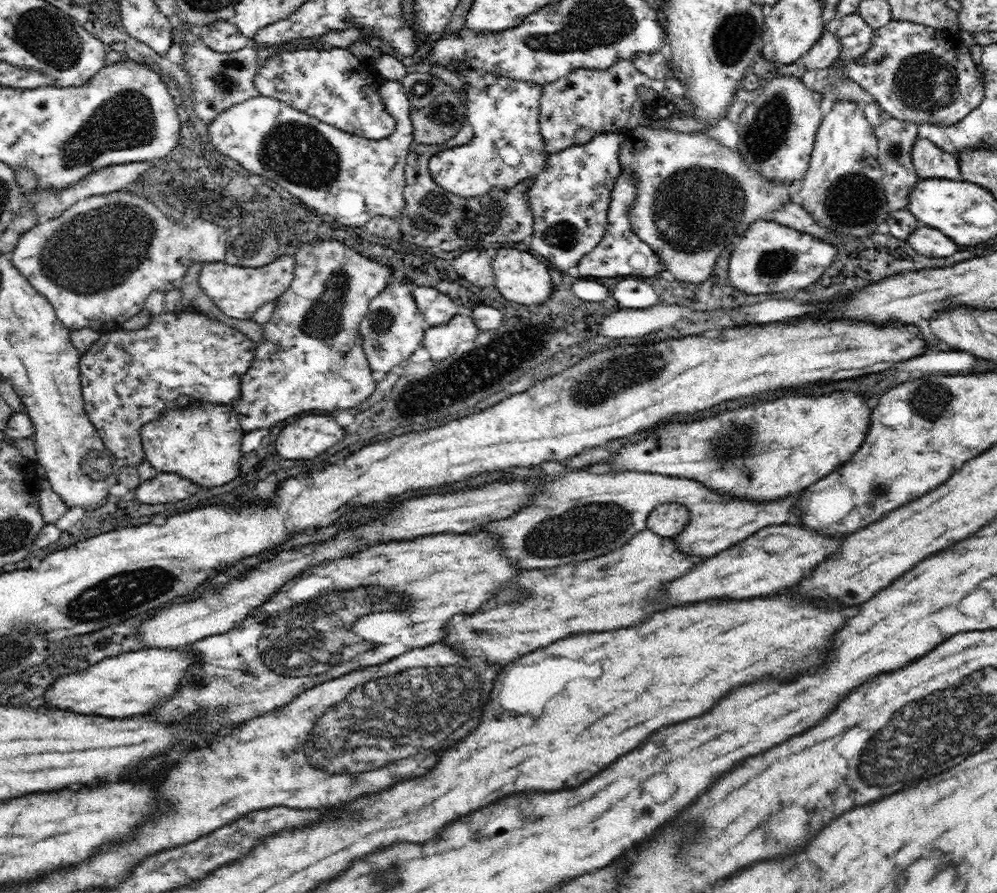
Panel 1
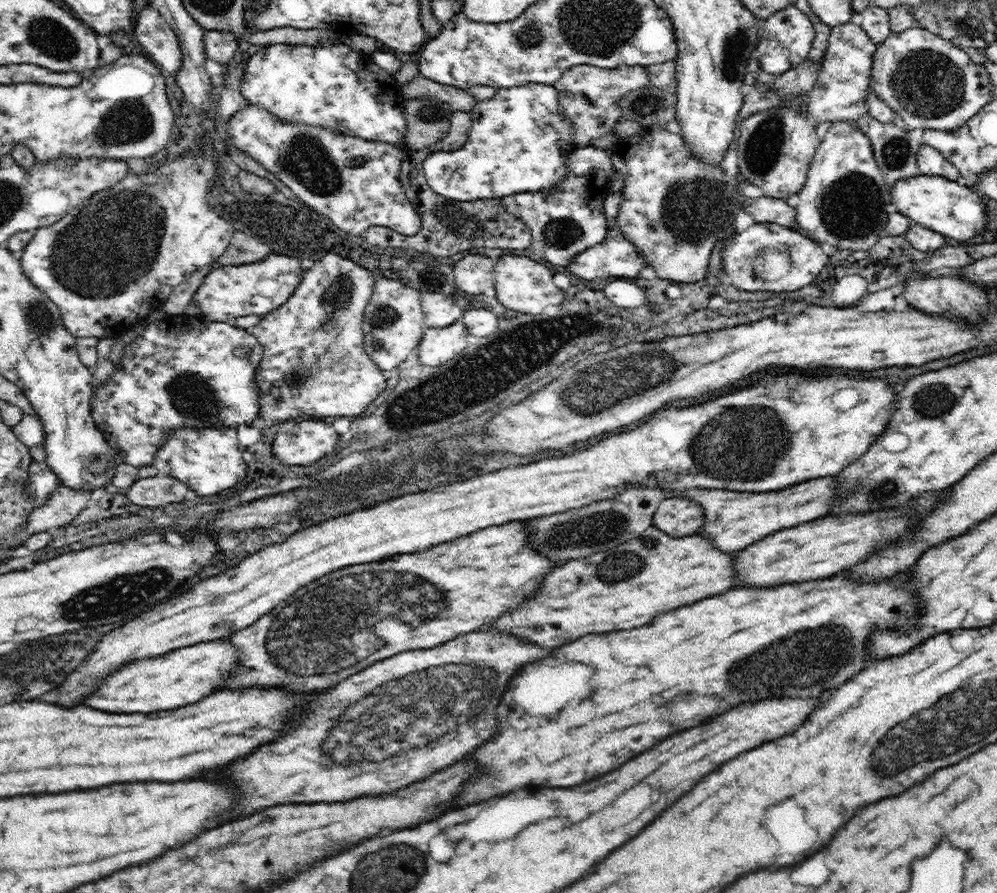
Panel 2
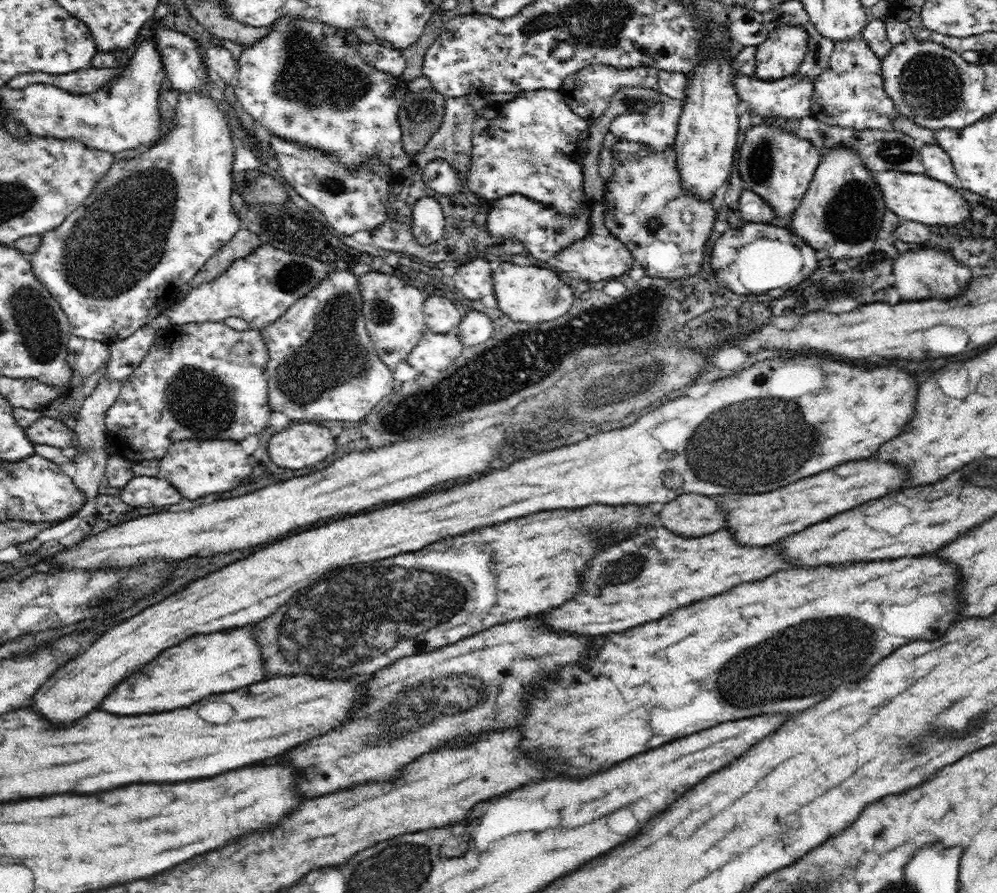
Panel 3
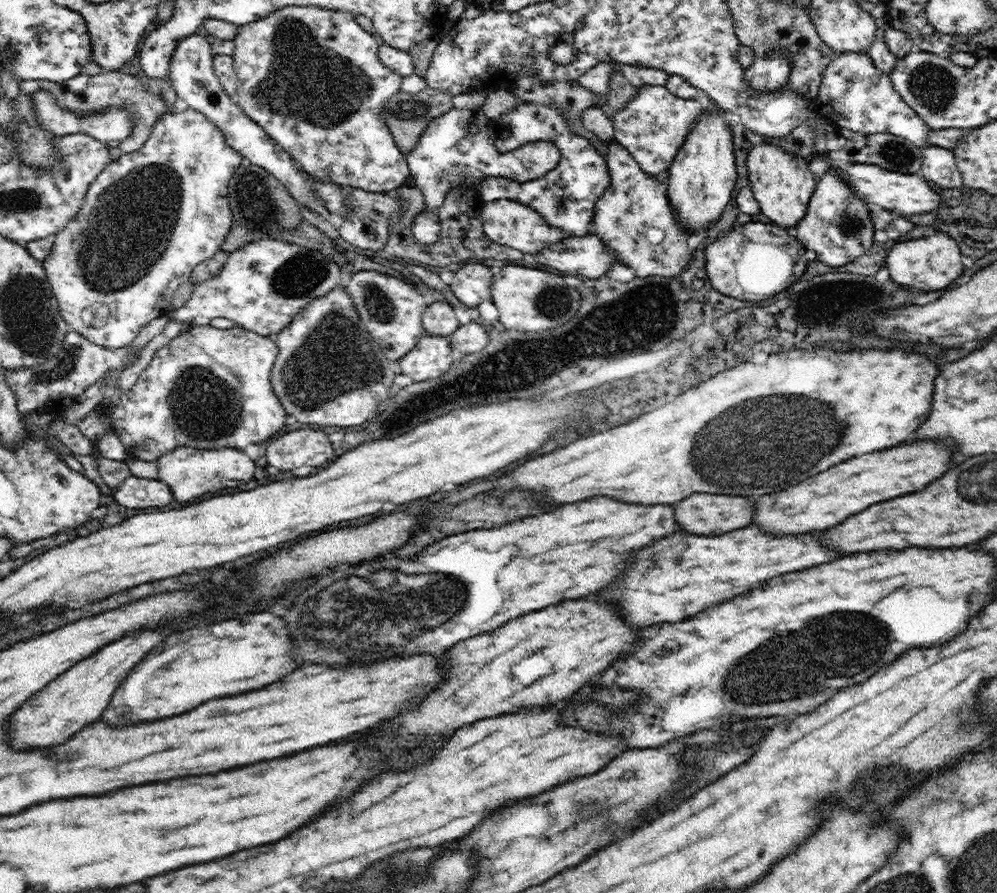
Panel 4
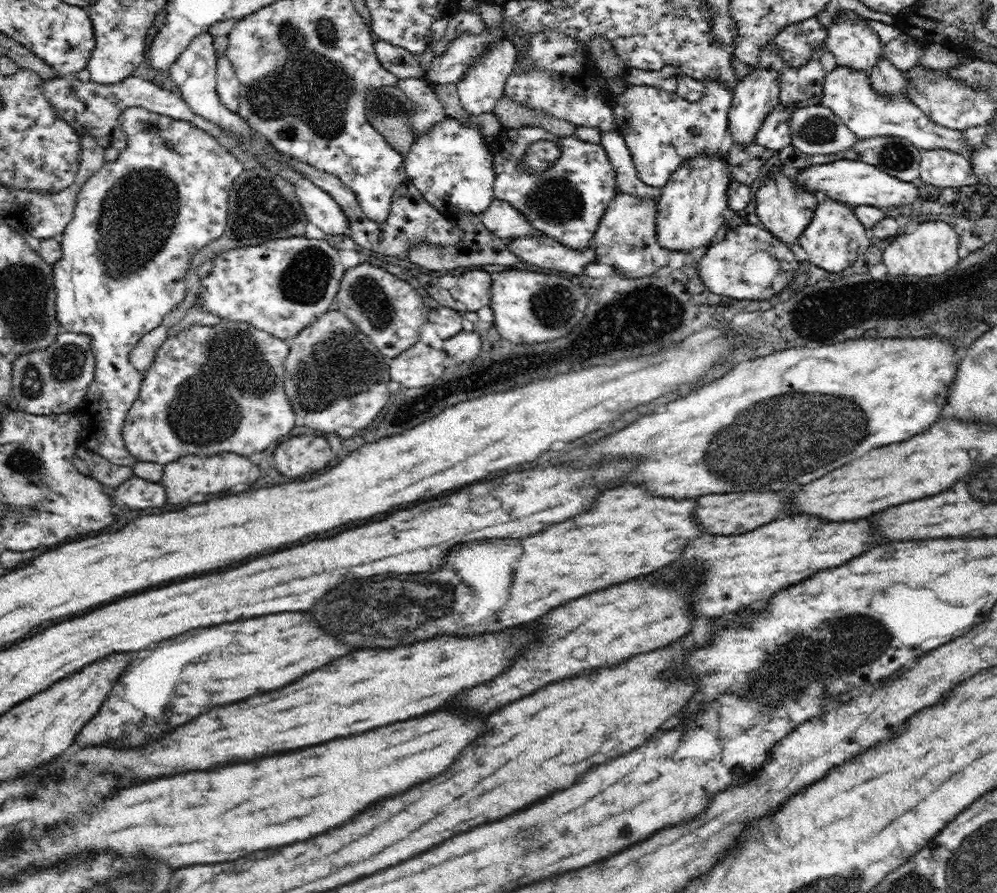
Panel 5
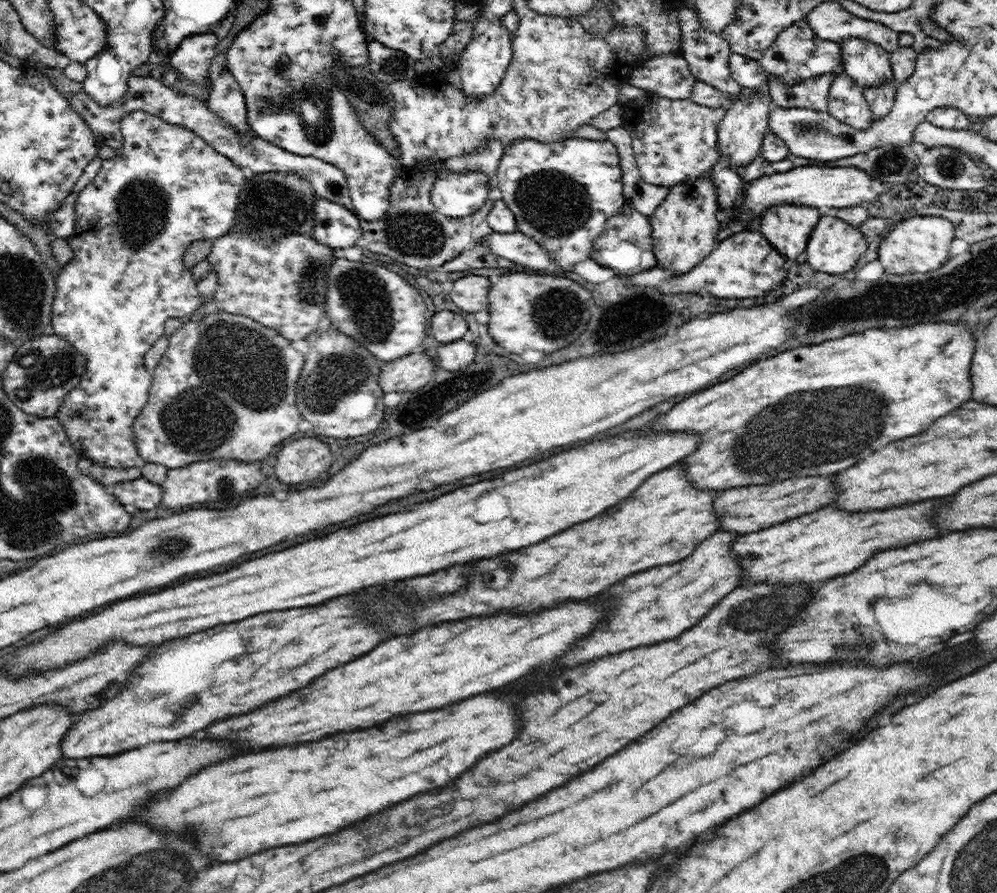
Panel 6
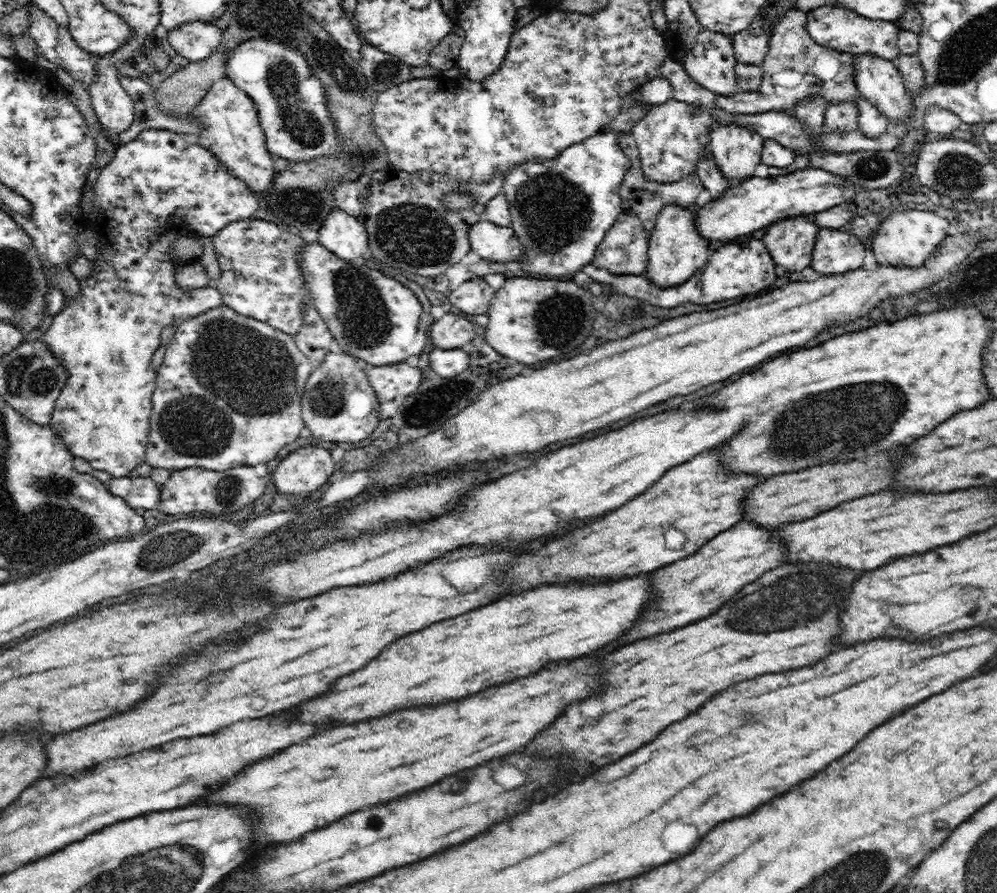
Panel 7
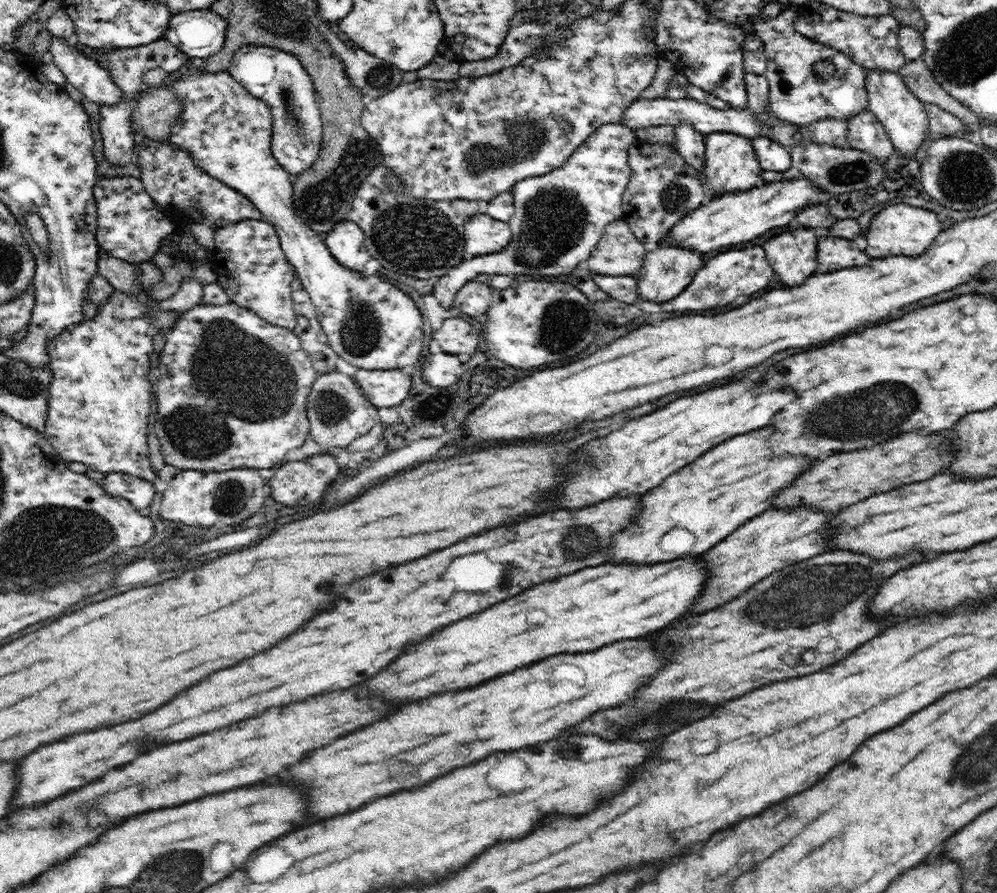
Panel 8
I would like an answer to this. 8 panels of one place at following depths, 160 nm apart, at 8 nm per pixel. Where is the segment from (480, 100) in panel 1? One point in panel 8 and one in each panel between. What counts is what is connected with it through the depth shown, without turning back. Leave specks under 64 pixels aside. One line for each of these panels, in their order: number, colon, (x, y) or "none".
2: (519, 141)
3: (534, 145)
4: (566, 196)
5: (565, 202)
6: (561, 193)
7: (561, 209)
8: (559, 217)

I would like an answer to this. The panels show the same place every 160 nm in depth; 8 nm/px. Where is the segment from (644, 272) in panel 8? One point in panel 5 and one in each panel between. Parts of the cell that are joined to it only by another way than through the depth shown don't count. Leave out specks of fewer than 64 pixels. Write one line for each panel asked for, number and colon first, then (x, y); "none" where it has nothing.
5: (690, 209)
6: (685, 229)
7: (676, 250)

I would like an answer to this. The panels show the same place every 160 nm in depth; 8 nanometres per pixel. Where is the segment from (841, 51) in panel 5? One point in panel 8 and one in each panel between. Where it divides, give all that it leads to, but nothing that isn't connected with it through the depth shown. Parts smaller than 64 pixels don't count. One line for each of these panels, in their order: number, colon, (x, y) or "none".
6: (868, 64)
7: (878, 80)
8: (903, 115)

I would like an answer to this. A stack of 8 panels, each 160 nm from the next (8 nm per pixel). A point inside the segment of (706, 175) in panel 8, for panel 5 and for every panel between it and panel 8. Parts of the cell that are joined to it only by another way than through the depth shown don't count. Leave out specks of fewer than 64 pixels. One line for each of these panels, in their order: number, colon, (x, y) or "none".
5: (756, 96)
6: (741, 132)
7: (737, 150)

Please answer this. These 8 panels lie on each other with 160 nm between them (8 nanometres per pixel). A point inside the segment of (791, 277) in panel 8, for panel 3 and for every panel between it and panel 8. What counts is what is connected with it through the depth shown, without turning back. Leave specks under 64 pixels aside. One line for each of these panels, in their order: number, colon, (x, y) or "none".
3: (776, 164)
4: (782, 183)
5: (785, 208)
6: (787, 227)
7: (790, 242)

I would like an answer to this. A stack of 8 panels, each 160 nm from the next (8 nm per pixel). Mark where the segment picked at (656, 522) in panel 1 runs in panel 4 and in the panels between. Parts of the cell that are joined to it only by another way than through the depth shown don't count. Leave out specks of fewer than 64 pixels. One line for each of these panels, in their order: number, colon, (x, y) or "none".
2: (678, 517)
3: (692, 515)
4: (701, 513)

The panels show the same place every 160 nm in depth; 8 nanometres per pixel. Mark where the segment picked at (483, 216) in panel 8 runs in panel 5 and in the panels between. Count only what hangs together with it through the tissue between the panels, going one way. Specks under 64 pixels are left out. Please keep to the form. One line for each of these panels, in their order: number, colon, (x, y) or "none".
5: (540, 250)
6: (517, 247)
7: (496, 243)

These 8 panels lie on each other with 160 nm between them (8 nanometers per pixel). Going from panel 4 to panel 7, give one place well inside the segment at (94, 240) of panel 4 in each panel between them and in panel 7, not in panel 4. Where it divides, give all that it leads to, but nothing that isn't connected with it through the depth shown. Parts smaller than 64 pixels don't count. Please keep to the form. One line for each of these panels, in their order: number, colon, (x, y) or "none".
5: (140, 219)
6: (165, 188)
7: (161, 186)

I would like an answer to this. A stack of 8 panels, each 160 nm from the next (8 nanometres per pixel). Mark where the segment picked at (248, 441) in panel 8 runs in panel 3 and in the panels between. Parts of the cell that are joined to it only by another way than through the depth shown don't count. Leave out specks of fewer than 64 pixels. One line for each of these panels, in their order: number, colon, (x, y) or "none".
3: (200, 381)
4: (208, 388)
5: (206, 381)
6: (194, 412)
7: (228, 394)

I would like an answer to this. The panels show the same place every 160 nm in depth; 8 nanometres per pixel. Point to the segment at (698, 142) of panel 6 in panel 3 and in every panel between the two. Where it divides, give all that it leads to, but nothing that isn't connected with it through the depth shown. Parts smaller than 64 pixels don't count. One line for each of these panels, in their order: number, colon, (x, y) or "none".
3: (657, 127)
4: (654, 124)
5: (661, 130)

